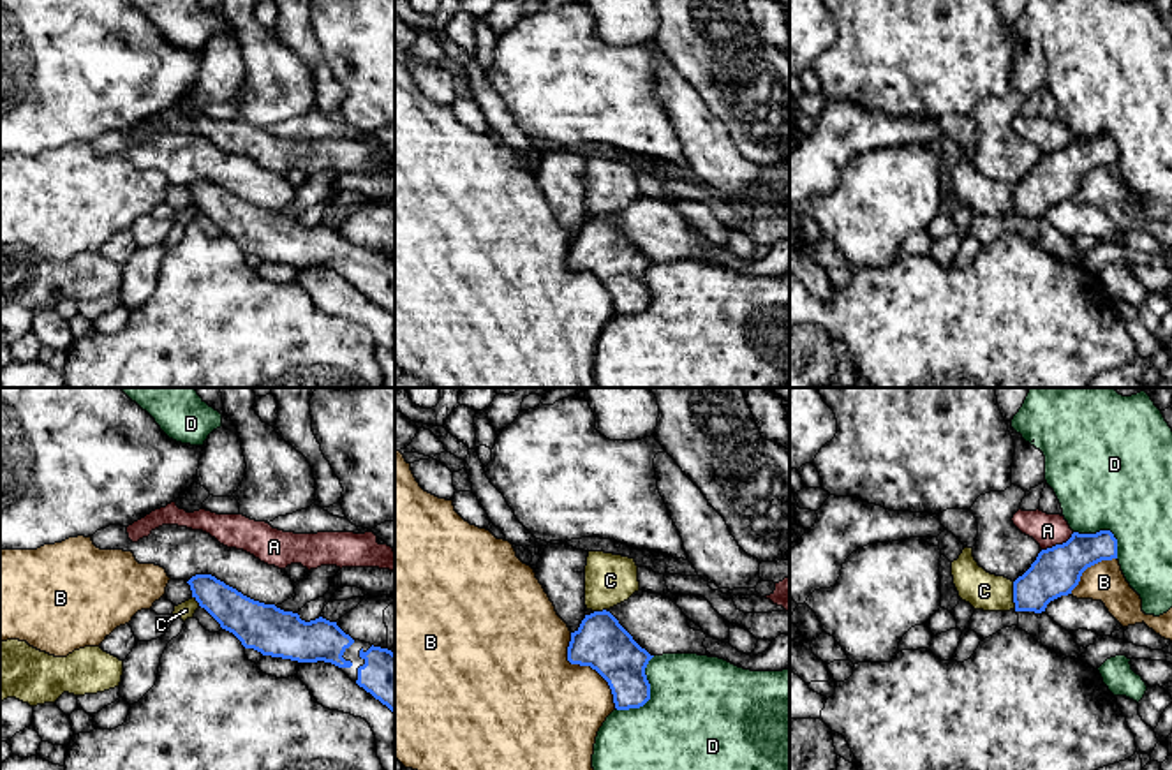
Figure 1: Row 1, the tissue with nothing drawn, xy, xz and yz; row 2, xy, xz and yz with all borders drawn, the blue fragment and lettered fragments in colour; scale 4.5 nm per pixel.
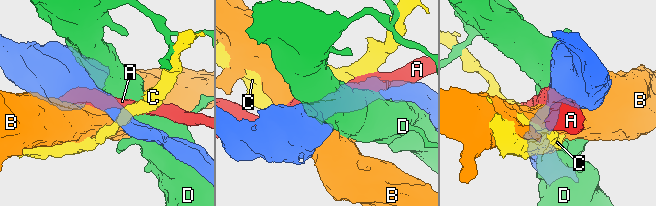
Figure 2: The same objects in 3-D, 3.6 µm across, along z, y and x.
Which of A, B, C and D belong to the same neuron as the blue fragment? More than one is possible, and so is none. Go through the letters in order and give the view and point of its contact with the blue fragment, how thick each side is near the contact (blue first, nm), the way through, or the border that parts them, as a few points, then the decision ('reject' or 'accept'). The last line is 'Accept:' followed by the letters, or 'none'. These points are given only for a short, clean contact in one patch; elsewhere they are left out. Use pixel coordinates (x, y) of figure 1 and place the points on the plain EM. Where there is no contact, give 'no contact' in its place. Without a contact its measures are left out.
A: meets blue in yz at (1058, 150); 220 nm thick on the blue side, 150 nm on the other; reject
B: meets blue in xz at (587, 270); 240 nm thick on the blue side, 440 nm on the other; reject
C: meets blue in yz at (1014, 201); 220 nm thick on the blue side, 170 nm on the other; border along yz (1012, 187), (1016, 214); reject
D: meets blue in xz at (649, 298); 220 nm thick on the blue side, 480 nm on the other; reject
Accept: none

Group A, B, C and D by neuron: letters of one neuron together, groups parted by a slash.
A / B / C / D

